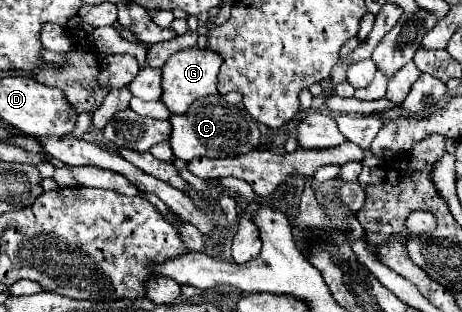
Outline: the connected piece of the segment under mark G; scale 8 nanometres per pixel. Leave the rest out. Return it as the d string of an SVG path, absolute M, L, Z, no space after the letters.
M189 48L189 50L179 50L175 52L163 66L163 96L161 102L169 108L171 114L181 114L189 108L189 104L201 96L217 94L215 82L217 74L221 68L223 60L217 52L207 50L207 48Z

